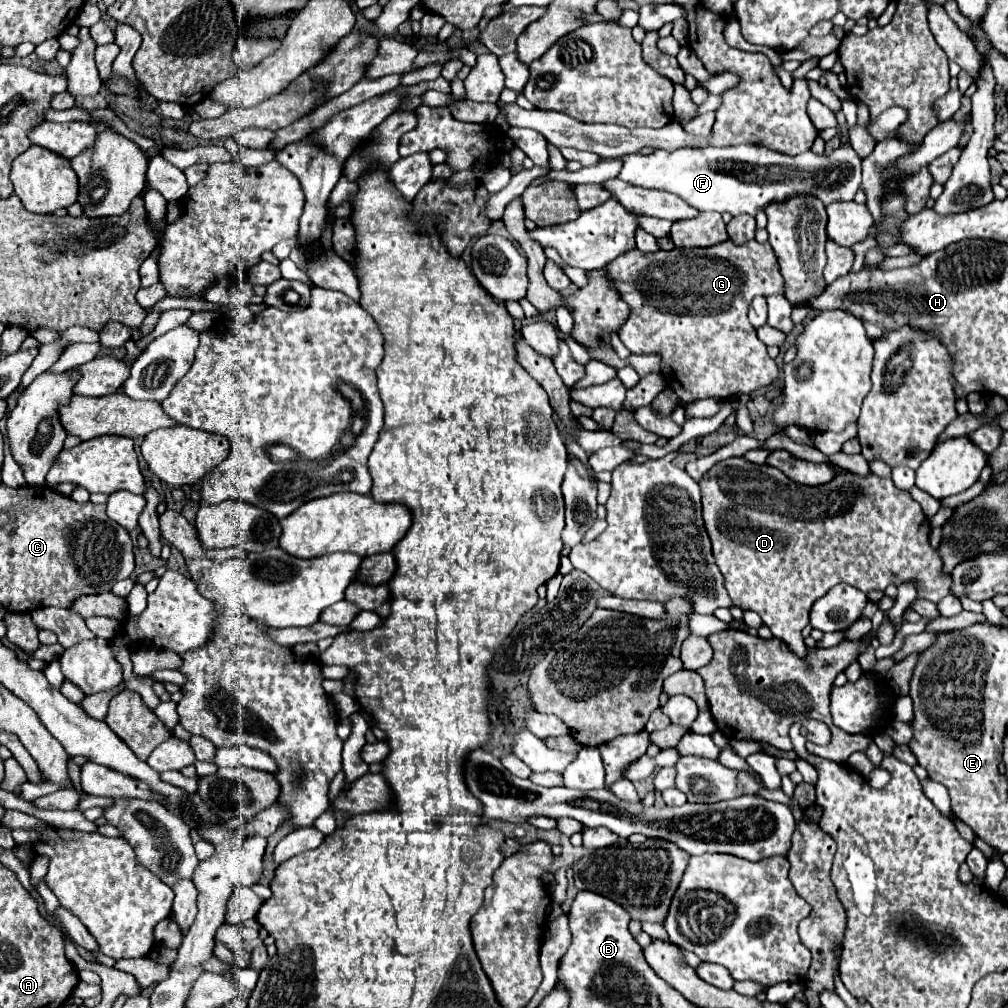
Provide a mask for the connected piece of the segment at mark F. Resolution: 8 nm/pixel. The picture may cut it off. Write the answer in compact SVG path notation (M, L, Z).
M736 145L676 151L658 149L650 155L632 153L620 159L622 171L618 179L638 187L670 191L698 211L728 211L732 215L756 215L756 209L764 209L772 201L784 201L792 193L812 193L820 197L824 205L840 199L852 201L862 183L862 159L848 145L838 147L830 155L814 155L812 151L806 151L790 157L754 145Z

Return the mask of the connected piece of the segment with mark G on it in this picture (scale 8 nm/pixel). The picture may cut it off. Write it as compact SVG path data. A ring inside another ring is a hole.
M730 239L724 241L724 243L718 243L718 245L712 245L712 247L698 247L698 249L688 249L688 247L674 247L672 251L654 251L654 253L642 253L638 247L622 253L620 257L616 257L612 263L608 263L606 267L606 273L608 273L608 279L610 279L610 287L628 303L630 307L630 315L628 319L624 321L624 325L620 327L618 335L622 339L622 343L628 347L630 353L660 353L664 357L664 365L668 369L668 377L666 377L666 385L676 391L678 395L678 401L680 405L686 405L686 403L692 403L696 399L706 399L706 397L722 397L722 399L728 399L728 397L734 397L738 391L740 393L750 393L750 391L756 391L760 387L766 387L770 385L776 377L778 377L778 367L774 363L772 357L768 357L768 351L766 351L766 345L756 337L756 329L752 329L750 321L748 321L748 307L752 303L752 299L756 295L762 295L762 297L770 297L770 295L784 295L784 277L780 273L780 263L776 261L776 255L770 247L770 243L758 243L756 239L752 241L746 241L744 245L736 245L732 243Z

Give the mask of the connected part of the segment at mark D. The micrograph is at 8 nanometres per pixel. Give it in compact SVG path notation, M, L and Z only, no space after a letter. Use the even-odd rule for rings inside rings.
M728 457L718 461L700 479L700 491L704 525L712 539L716 565L726 577L732 603L740 609L756 611L772 635L786 641L800 657L806 653L802 629L808 625L810 607L838 583L848 583L870 593L916 577L920 597L940 603L948 595L952 581L944 577L940 557L936 557L936 549L928 543L930 523L910 491L898 489L892 479L846 473L836 475L828 485L804 487L790 481L776 467L754 465L742 457Z

